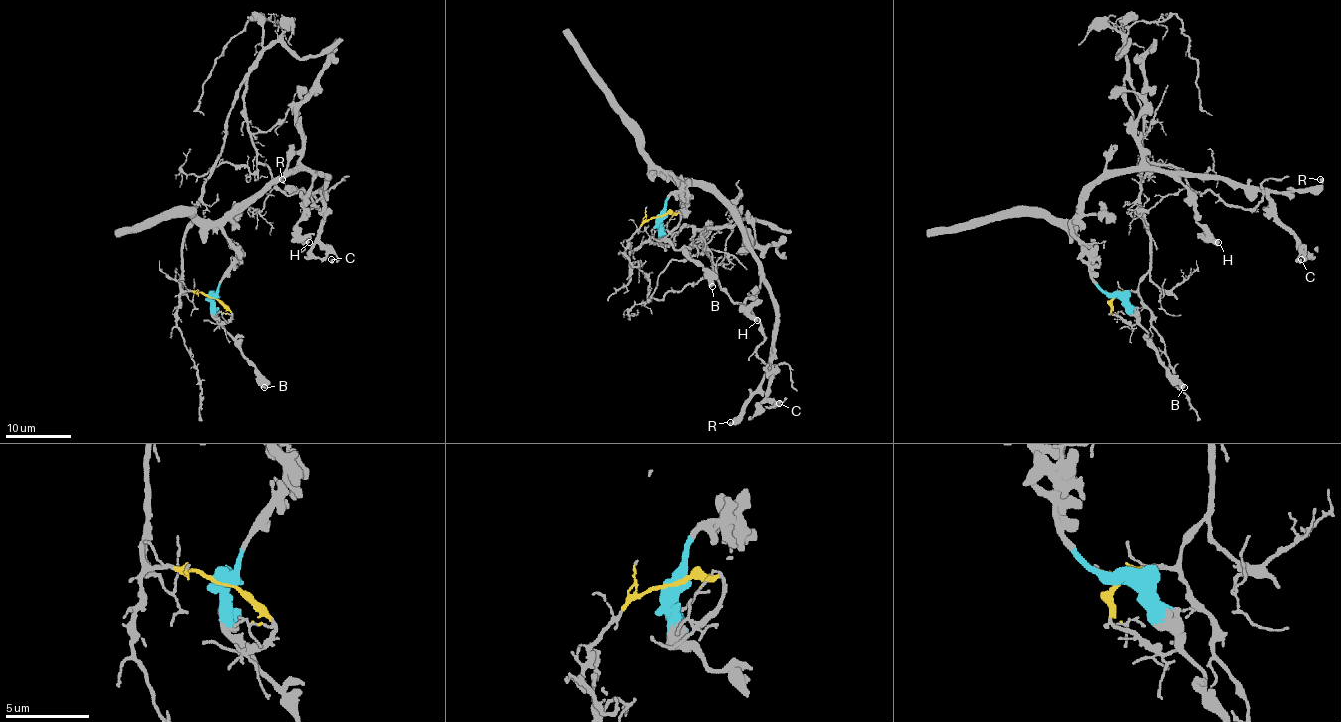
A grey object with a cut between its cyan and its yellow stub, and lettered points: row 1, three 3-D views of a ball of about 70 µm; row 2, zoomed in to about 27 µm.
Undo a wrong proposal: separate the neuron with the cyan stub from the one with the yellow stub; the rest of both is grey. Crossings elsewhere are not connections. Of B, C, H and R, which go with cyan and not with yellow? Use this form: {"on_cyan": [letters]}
{"on_cyan": ["B", "C", "H", "R"]}

